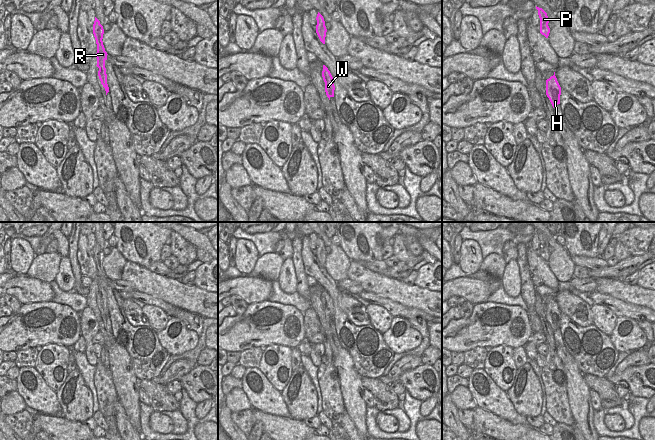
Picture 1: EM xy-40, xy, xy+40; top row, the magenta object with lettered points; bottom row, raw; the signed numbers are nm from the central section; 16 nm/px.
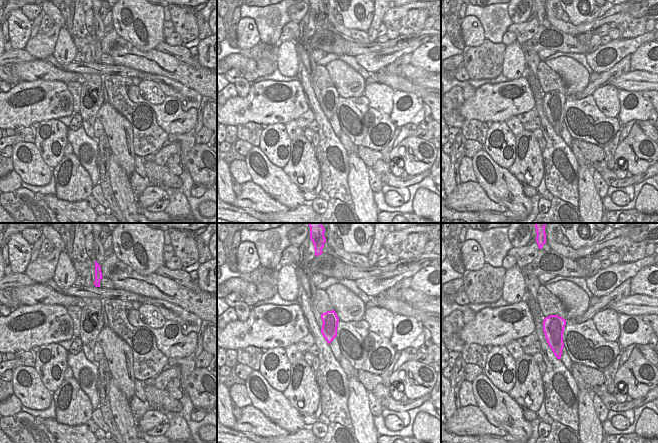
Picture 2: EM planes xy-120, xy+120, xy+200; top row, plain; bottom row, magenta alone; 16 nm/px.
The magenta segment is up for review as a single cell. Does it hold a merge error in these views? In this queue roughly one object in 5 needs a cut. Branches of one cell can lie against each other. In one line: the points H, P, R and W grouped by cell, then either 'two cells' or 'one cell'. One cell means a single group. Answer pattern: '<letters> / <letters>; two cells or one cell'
H P R W; one cell

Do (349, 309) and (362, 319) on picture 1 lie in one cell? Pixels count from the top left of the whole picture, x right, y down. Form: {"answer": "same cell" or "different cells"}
{"answer": "same cell"}

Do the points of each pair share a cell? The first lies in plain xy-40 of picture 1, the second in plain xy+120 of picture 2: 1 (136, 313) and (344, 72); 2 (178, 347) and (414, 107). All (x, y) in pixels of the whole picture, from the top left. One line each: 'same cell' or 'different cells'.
1: same cell
2: same cell

